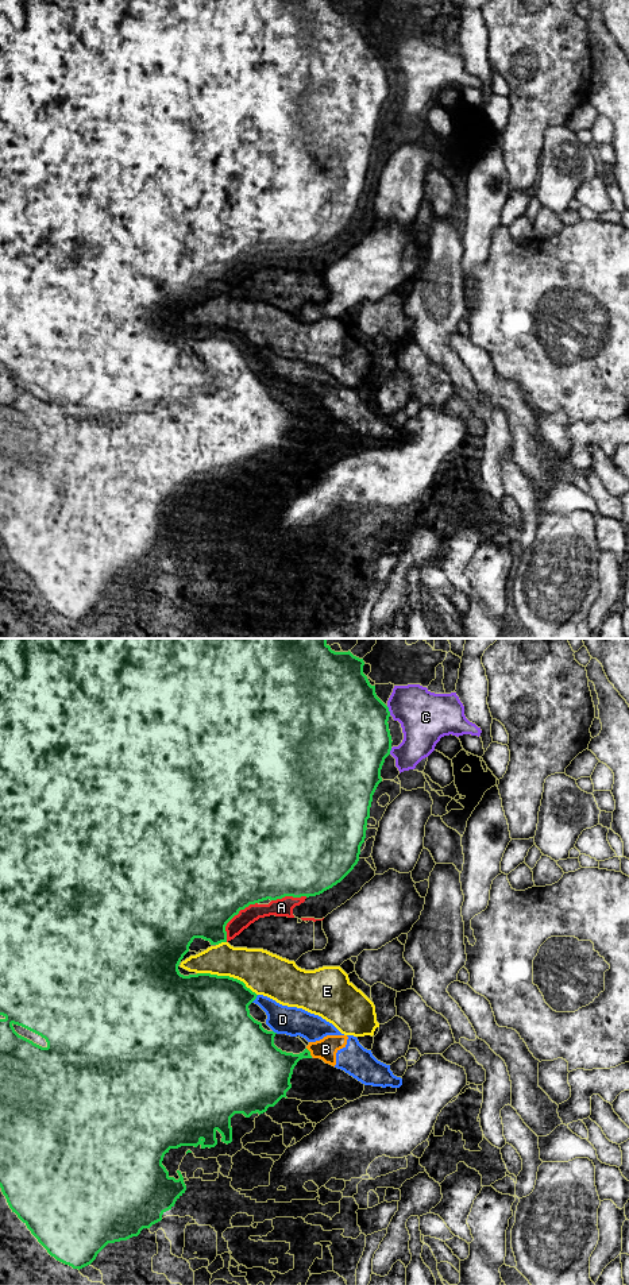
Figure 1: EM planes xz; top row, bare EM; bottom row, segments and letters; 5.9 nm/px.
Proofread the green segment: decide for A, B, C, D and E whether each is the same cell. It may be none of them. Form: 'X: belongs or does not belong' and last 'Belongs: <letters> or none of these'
A: does not belong
B: does not belong
C: does not belong
D: does not belong
E: does not belong
Belongs: none of these

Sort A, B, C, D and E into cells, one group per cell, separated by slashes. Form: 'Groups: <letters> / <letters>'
Groups: A / B D / C / E

